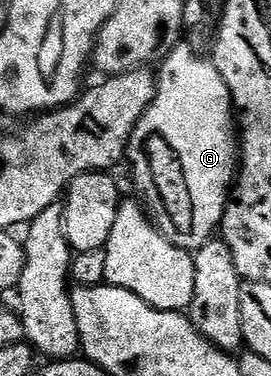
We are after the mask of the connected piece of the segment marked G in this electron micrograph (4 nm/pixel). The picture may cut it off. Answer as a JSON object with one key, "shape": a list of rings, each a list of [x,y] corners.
{"shape":[[[186,43],[164,54],[161,73],[156,74],[157,93],[129,137],[127,165],[133,168],[140,200],[152,224],[170,246],[196,251],[214,240],[225,207],[231,200],[235,174],[239,168],[239,133],[235,128],[235,106],[227,83],[208,56],[200,57]]]}

